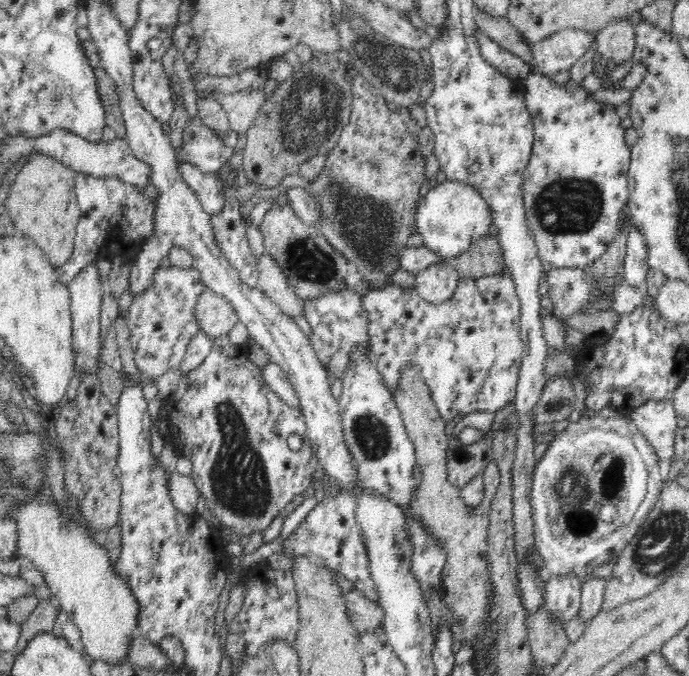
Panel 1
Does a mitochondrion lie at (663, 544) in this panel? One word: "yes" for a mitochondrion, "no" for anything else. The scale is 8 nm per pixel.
yes

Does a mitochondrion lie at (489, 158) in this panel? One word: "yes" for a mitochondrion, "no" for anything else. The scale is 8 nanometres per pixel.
yes

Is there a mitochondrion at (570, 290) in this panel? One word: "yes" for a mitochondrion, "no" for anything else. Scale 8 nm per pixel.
no

